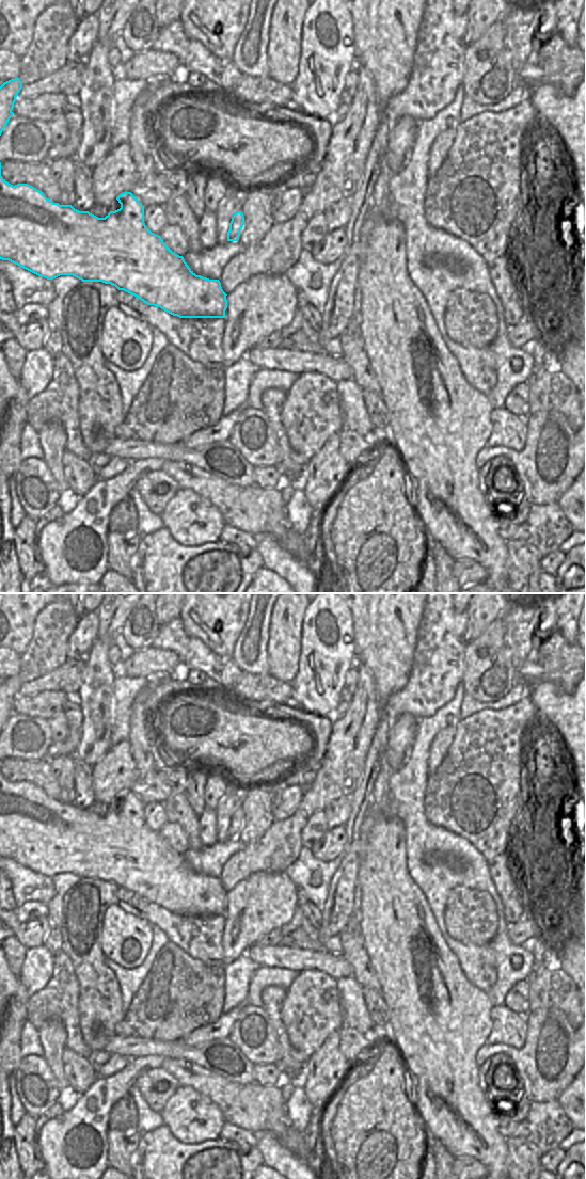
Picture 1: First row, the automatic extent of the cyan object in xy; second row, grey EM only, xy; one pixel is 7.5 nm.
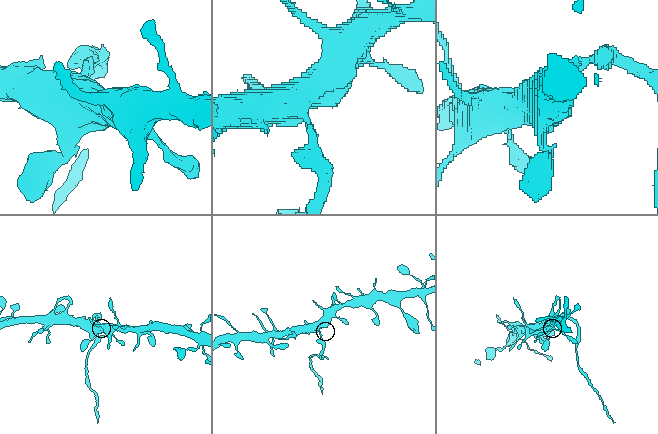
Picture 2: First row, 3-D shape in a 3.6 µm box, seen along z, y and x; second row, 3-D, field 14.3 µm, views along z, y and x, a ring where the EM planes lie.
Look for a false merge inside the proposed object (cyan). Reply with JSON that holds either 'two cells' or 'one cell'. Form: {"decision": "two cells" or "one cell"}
{"decision": "two cells"}

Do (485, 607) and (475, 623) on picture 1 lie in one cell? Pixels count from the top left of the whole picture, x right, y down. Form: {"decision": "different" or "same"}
{"decision": "same"}

